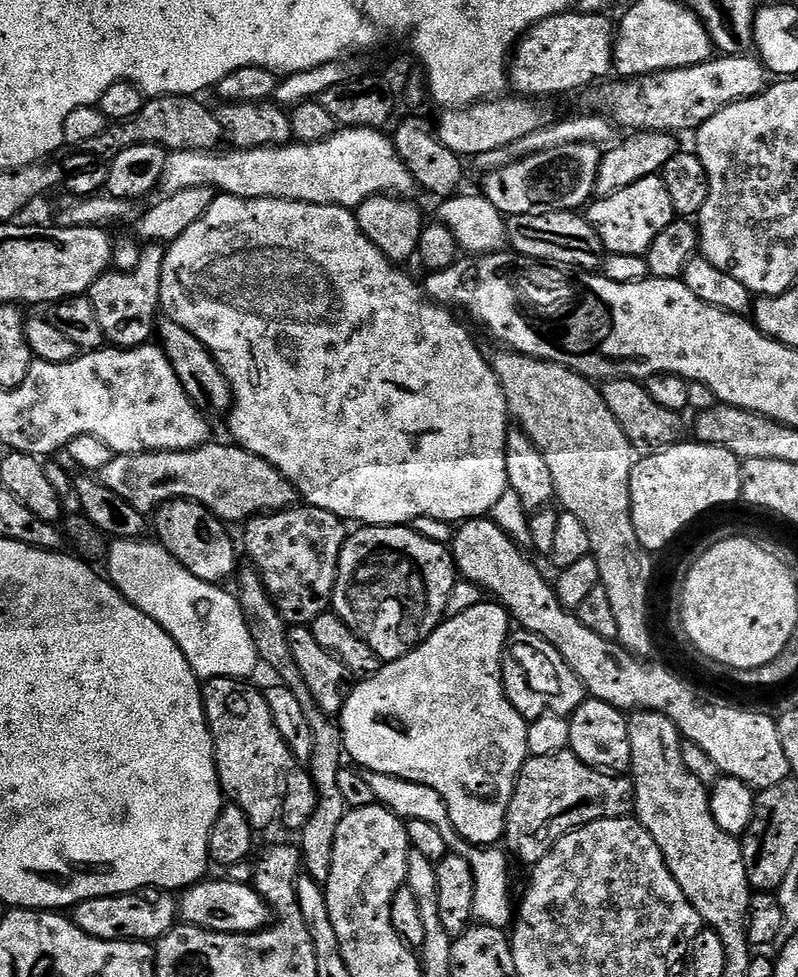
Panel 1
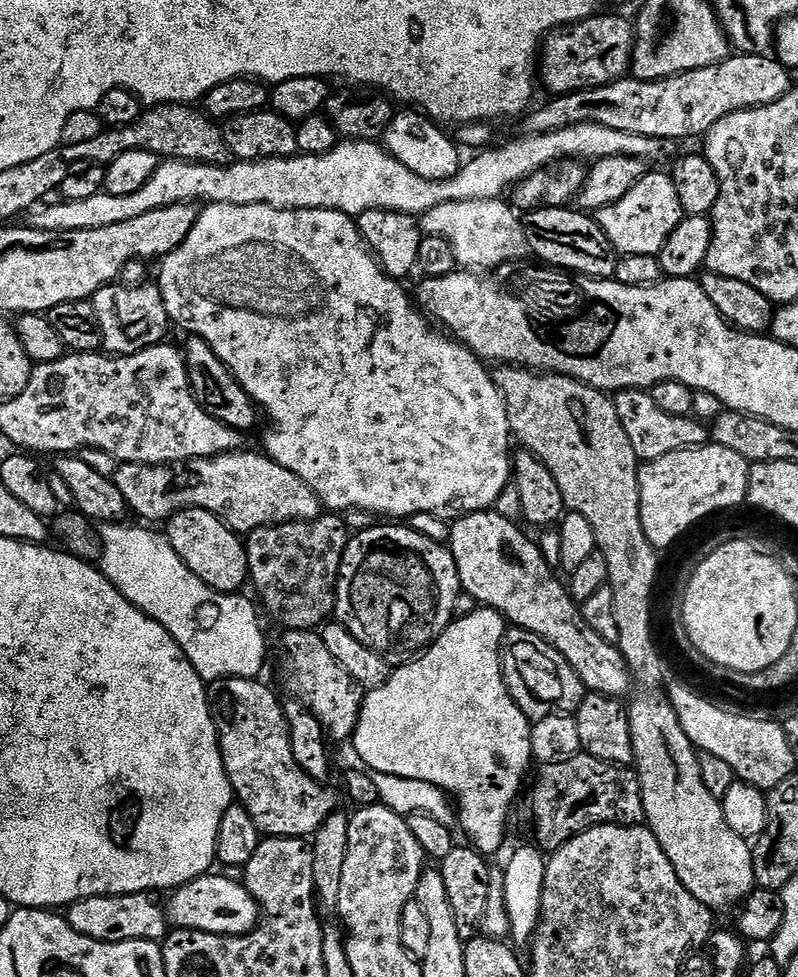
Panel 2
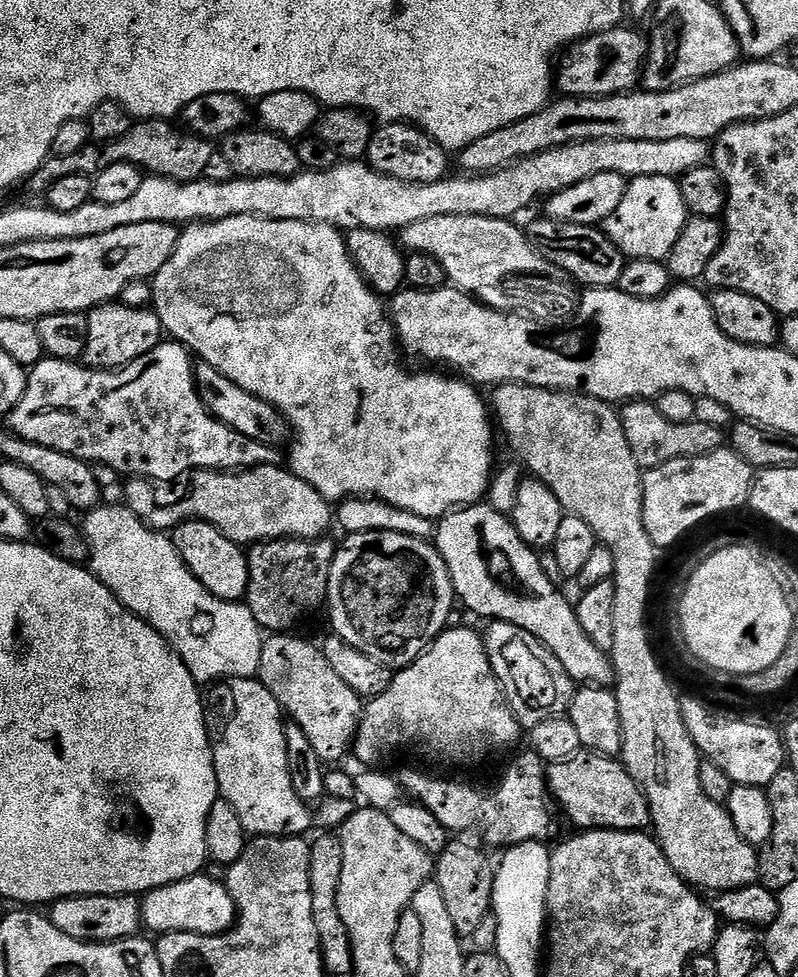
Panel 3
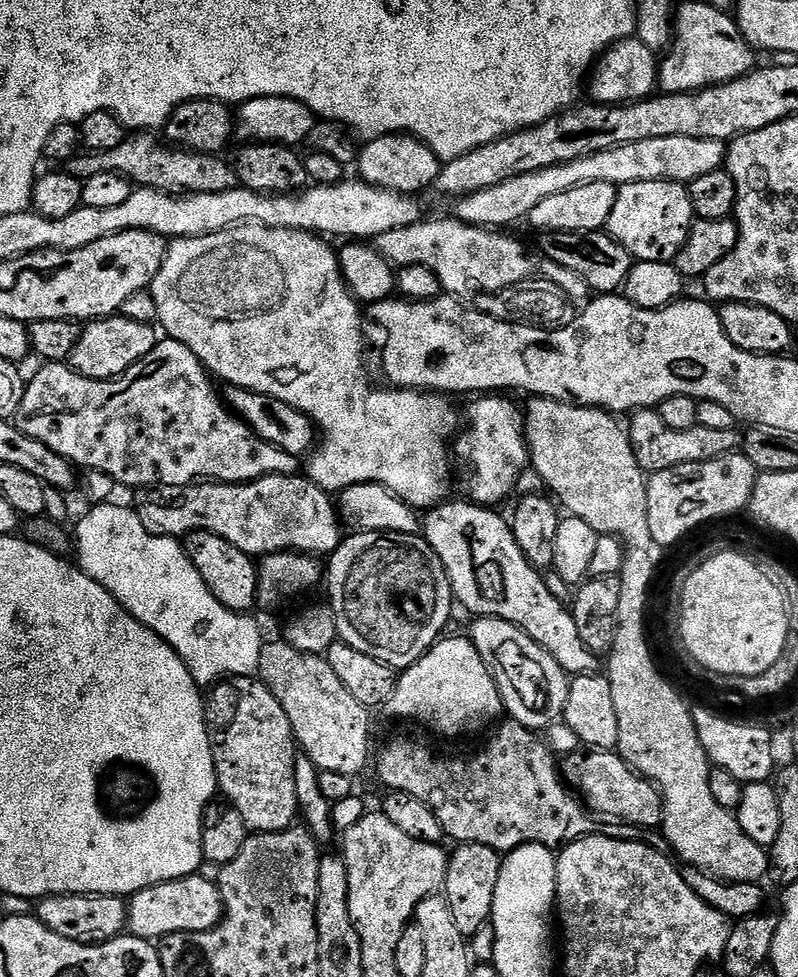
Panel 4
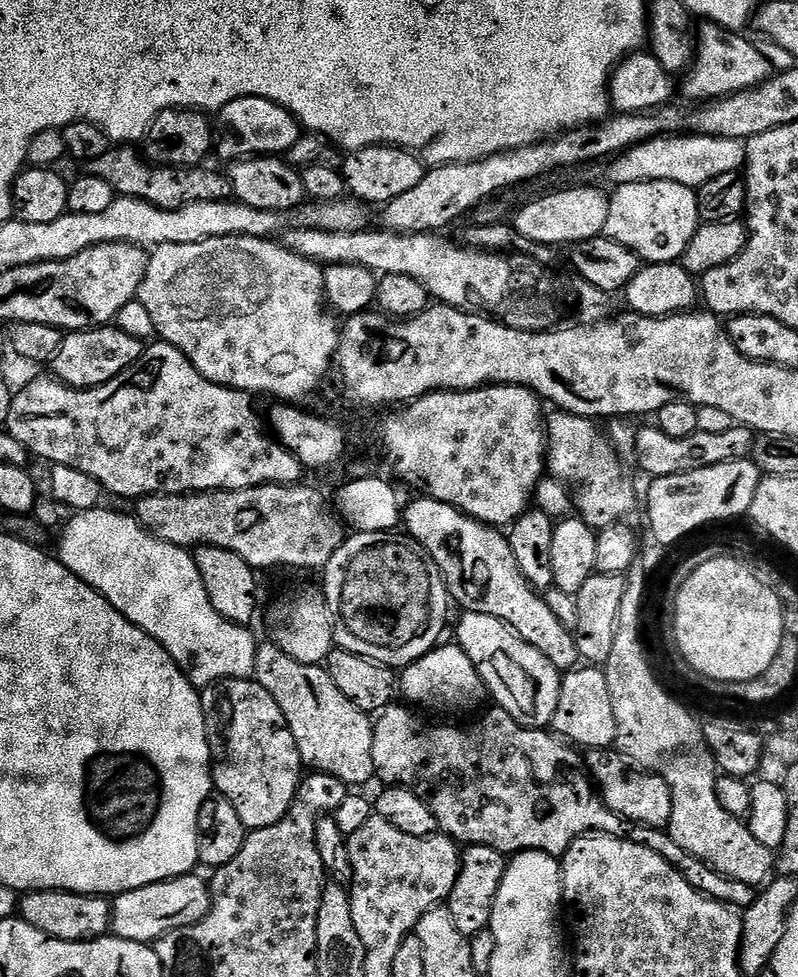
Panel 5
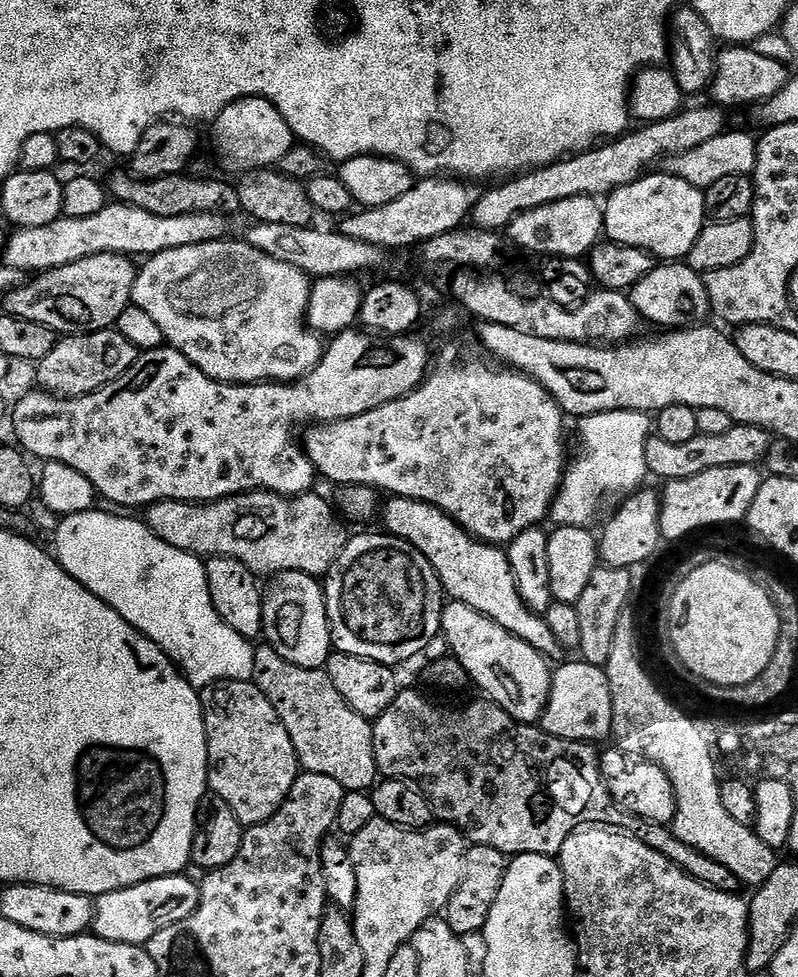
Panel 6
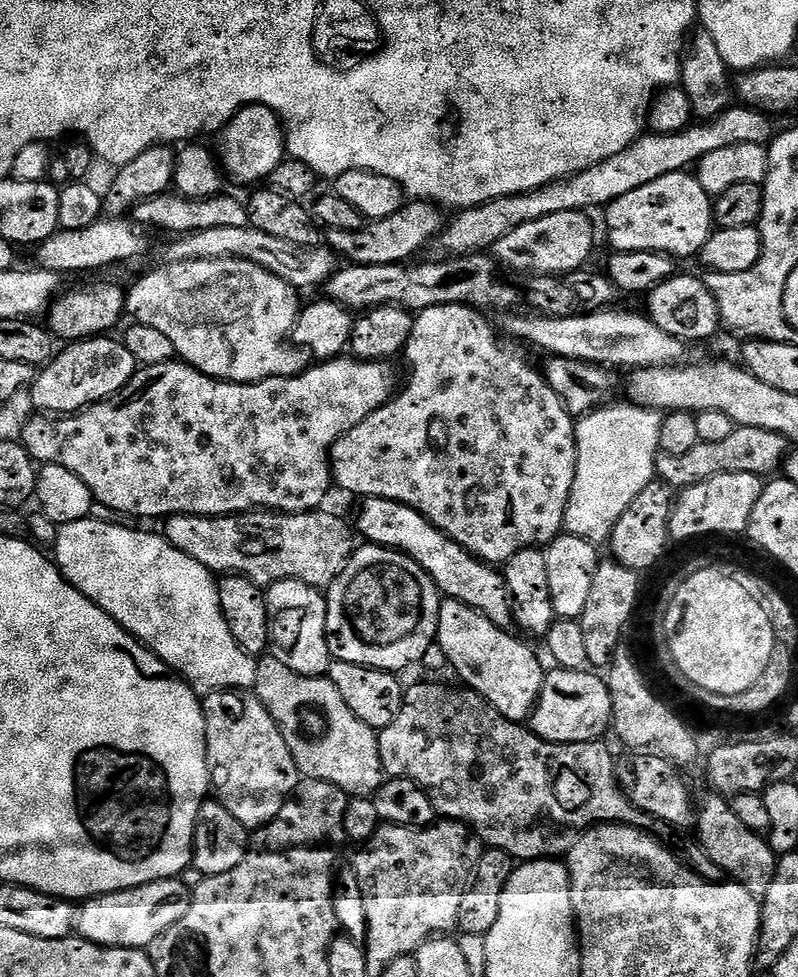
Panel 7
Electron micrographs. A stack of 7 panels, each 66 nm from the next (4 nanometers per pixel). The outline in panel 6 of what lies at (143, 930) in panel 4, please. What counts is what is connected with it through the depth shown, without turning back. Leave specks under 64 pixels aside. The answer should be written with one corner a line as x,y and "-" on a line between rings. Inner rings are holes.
188,874
163,876
129,888
108,892
104,896
95,897
95,902
96,916
92,920
91,927
95,935
110,942
144,946
150,938
154,938
154,934
158,934
158,930
166,930
166,926
174,926
174,922
182,922
182,918
190,918
190,914
194,914
194,910
200,904
200,886
195,879
192,881

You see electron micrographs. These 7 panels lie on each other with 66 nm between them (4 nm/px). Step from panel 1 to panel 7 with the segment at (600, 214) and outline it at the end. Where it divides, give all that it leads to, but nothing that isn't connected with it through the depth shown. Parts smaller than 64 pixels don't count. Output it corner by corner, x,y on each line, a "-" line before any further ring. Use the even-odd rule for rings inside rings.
691,171
666,174
654,182
646,182
646,186
638,186
638,190
630,190
630,194
622,194
622,198
607,205
603,215
608,240
618,252
646,250
664,252
673,258
695,257
714,231
712,201
713,197

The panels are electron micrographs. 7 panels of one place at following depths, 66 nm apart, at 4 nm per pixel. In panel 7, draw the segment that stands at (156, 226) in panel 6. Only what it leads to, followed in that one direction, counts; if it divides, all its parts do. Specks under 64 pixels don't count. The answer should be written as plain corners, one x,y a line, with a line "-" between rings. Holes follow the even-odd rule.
101,218
85,229
58,230
53,236
41,241
35,249
35,263
47,272
92,272
119,260
132,260
144,252
145,233
131,219

